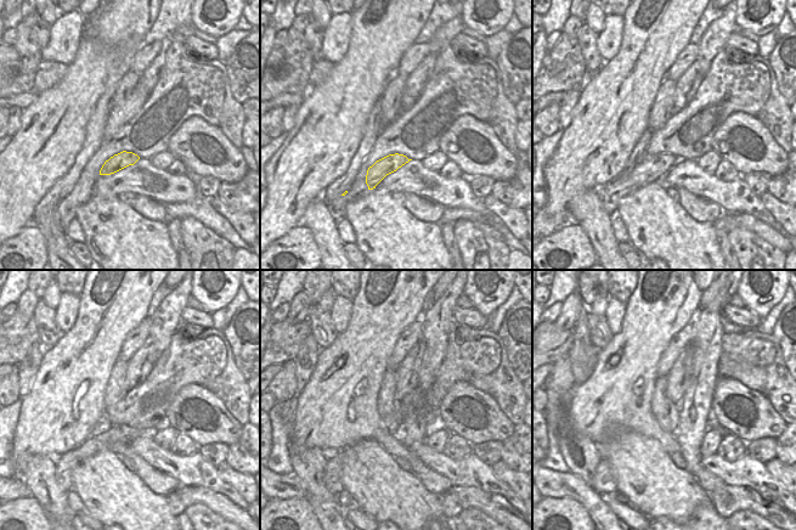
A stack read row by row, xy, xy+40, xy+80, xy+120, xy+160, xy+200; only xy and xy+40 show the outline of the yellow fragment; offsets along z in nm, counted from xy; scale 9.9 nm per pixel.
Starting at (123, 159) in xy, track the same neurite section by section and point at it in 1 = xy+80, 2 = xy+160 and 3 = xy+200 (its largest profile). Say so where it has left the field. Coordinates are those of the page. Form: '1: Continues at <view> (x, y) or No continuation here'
1: Continues at xy+80 (649, 170)
2: Continues at xy+160 (333, 480)
3: Continues at xy+200 (603, 481).

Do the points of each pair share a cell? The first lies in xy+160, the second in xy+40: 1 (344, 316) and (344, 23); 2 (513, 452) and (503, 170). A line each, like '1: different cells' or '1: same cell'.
1: same cell
2: different cells

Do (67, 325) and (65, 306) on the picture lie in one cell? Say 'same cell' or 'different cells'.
same cell

